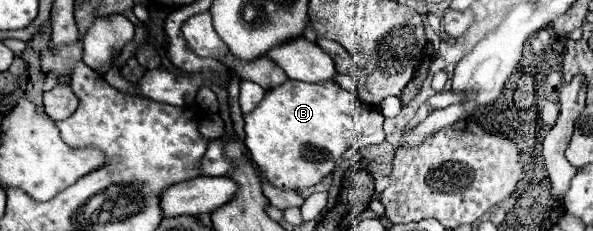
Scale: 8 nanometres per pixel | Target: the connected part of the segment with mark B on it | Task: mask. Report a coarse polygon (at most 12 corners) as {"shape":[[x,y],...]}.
{"shape":[[287,80],[245,114],[279,190],[381,144],[383,114],[333,80]]}

